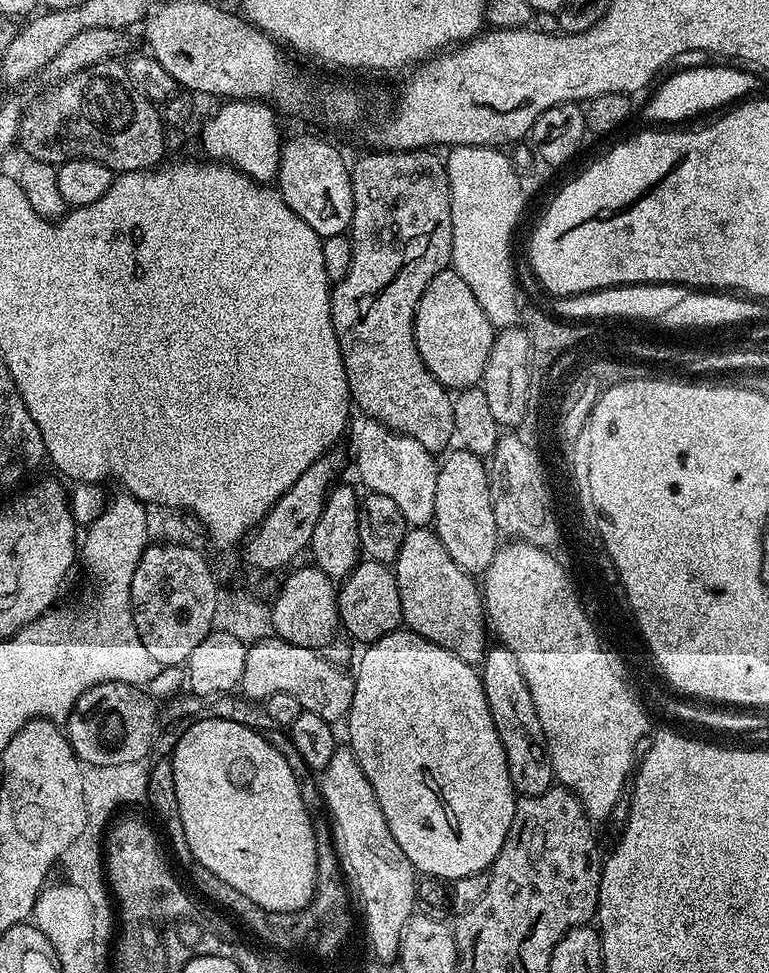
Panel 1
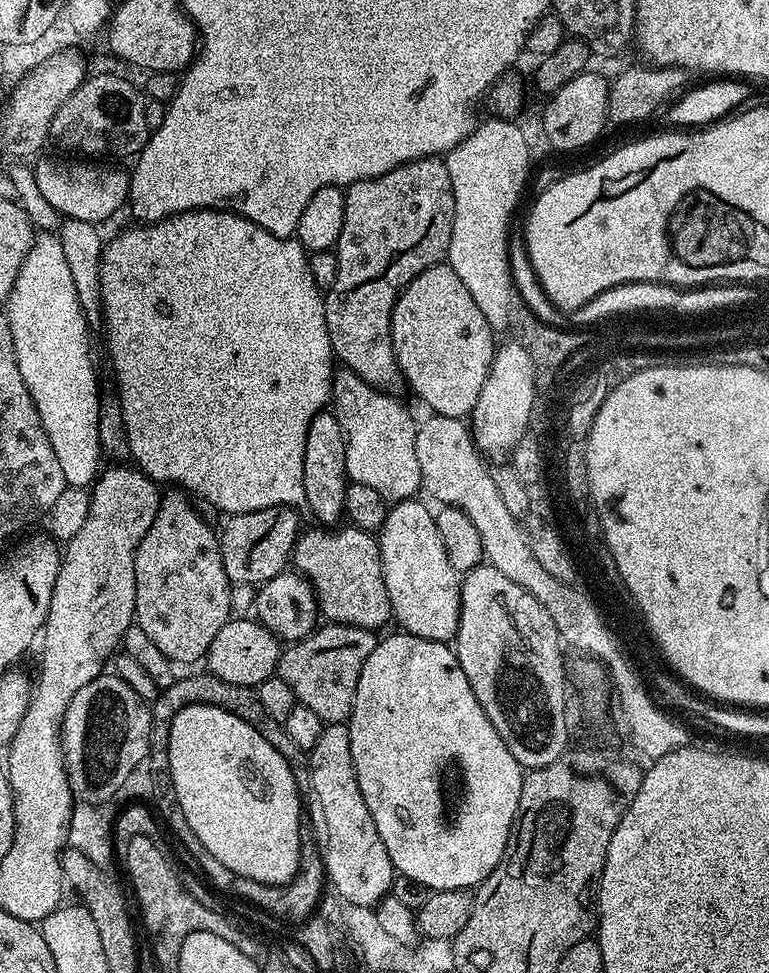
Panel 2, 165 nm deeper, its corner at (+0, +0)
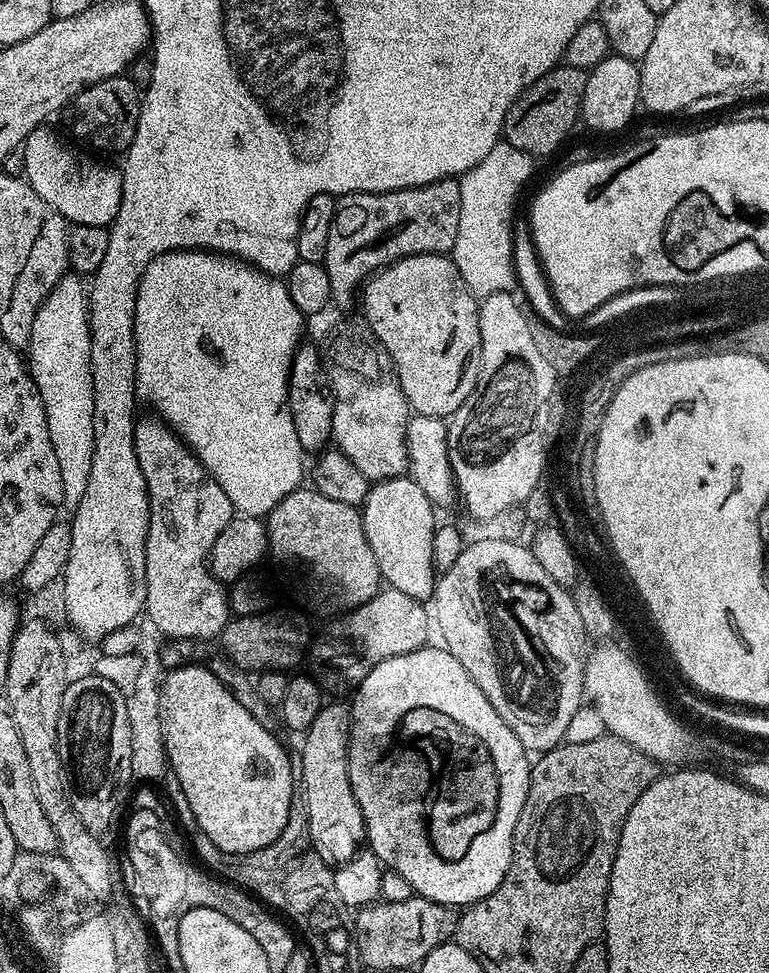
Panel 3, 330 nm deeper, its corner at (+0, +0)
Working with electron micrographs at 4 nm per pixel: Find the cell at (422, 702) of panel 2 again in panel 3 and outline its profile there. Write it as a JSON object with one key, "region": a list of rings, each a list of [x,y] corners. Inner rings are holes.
{"region":[[[425,646],[410,654],[391,656],[386,662],[378,662],[370,674],[355,689],[352,709],[352,734],[348,737],[348,769],[350,770],[350,786],[354,790],[354,798],[364,815],[364,830],[367,847],[380,860],[385,869],[402,874],[406,882],[410,882],[413,893],[425,896],[439,904],[467,906],[486,898],[504,880],[506,870],[512,861],[512,839],[514,826],[518,826],[518,814],[522,814],[522,806],[526,802],[526,794],[530,786],[532,770],[529,753],[518,742],[514,730],[498,718],[498,710],[490,706],[490,698],[478,690],[474,678],[462,670],[462,662],[454,658],[443,646]]]}

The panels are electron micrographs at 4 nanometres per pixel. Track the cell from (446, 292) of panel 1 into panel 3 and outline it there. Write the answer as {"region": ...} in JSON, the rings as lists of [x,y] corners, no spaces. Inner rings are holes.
{"region":[[[439,252],[404,256],[369,276],[363,285],[362,296],[363,292],[363,319],[390,354],[400,388],[408,399],[409,409],[415,415],[452,417],[458,406],[466,402],[474,390],[476,379],[480,377],[480,305],[477,297],[466,286],[456,261]]]}

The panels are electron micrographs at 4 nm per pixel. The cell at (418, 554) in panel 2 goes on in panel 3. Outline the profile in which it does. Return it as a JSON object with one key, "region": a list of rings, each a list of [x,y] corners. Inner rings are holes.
{"region":[[[408,474],[373,483],[362,505],[366,542],[370,542],[374,558],[378,558],[383,583],[421,602],[435,593],[438,579],[434,566],[436,514],[430,498]]]}

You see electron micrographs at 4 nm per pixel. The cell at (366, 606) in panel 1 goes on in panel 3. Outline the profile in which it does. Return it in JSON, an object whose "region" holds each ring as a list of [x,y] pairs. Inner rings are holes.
{"region":[[[312,486],[296,488],[266,517],[270,560],[284,571],[288,584],[313,608],[327,618],[353,612],[380,593],[382,577],[378,558],[366,542],[360,508],[334,502]]]}

